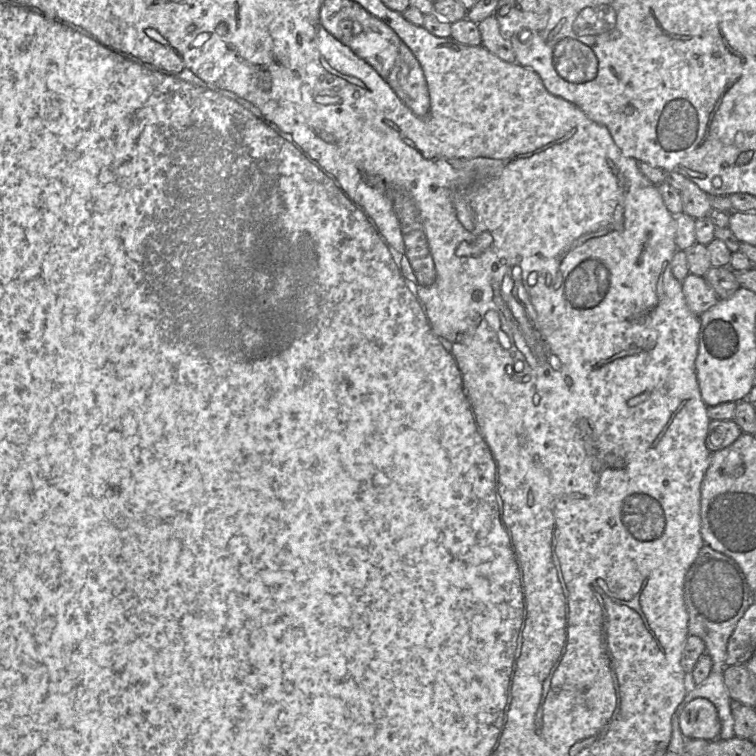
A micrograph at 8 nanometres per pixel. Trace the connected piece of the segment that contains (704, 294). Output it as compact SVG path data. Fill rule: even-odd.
M689 273L682 281L682 290L689 309L700 316L719 300L703 276Z

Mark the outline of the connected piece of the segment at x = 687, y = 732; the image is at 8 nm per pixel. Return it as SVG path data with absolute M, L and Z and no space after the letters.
M695 698L685 705L679 716L679 726L686 740L716 740L721 730L717 709L705 698Z

